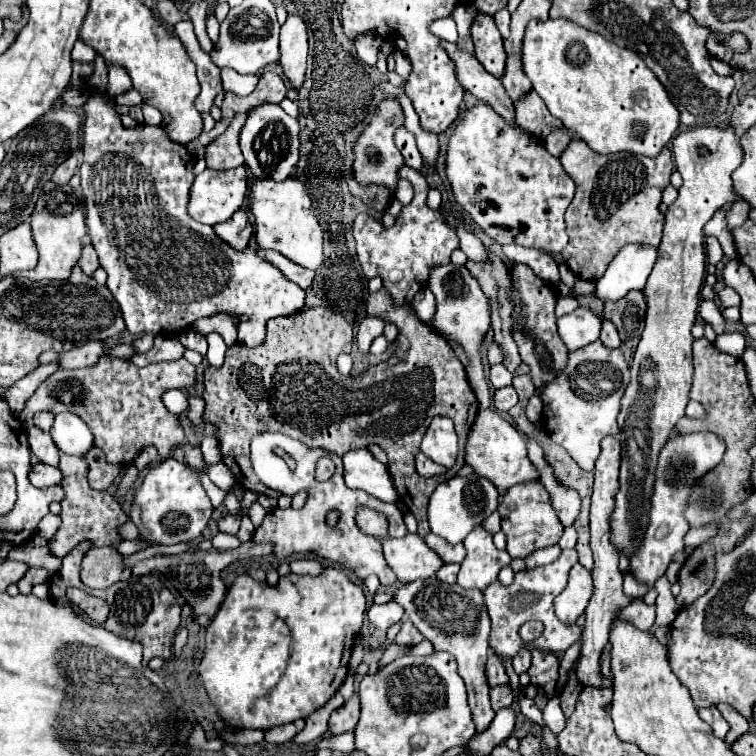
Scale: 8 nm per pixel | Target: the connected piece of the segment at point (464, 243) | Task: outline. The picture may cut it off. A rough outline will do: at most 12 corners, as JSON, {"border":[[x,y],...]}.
{"border":[[450,215],[444,217],[456,225],[460,249],[468,259],[486,263],[490,257],[484,243],[460,221]]}

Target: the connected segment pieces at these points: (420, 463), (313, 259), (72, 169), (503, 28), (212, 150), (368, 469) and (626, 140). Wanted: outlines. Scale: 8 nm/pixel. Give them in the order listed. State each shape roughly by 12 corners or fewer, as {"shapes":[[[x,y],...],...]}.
{"shapes":[[[421,451],[415,457],[419,475],[440,475],[445,467],[428,459]],[[304,183],[250,189],[258,249],[316,271],[322,227]],[[70,155],[54,171],[56,185],[68,183],[76,173],[78,159]],[[510,11],[492,15],[502,37],[510,33]],[[248,111],[238,113],[228,129],[208,143],[210,169],[234,169],[244,163],[238,145]],[[368,449],[344,457],[344,481],[398,501],[388,467]],[[530,21],[522,69],[596,153],[656,157],[680,113],[632,49]]]}

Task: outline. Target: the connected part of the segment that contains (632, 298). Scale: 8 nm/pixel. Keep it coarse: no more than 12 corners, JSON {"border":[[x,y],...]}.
{"border":[[630,291],[604,303],[622,343],[636,349],[644,329],[646,299]]}

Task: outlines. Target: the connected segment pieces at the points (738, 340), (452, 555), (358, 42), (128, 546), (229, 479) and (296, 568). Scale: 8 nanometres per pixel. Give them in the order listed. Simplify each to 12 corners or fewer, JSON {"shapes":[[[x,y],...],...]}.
{"shapes":[[[742,332],[716,337],[719,351],[741,357],[746,347]],[[428,533],[424,541],[444,563],[460,563],[466,555],[462,543],[452,545]],[[375,33],[358,36],[354,45],[360,60],[377,62],[382,37]],[[122,541],[116,549],[124,555],[132,555],[146,549],[142,541]],[[224,463],[208,469],[210,480],[221,489],[230,489],[234,477]],[[304,558],[290,563],[291,572],[318,576],[323,566],[318,560]]]}

